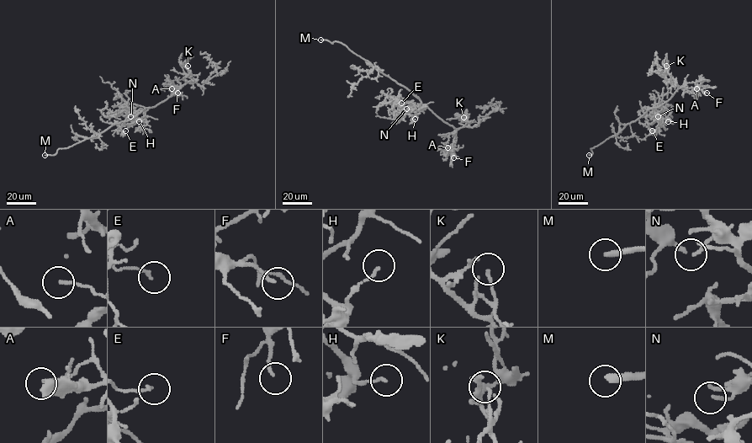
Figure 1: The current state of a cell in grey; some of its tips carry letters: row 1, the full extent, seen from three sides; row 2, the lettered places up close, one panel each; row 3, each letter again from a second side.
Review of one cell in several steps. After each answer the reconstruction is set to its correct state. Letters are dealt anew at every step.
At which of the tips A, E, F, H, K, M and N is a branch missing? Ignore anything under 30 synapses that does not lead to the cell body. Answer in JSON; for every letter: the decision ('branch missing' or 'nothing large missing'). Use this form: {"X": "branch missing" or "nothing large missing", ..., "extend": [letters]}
{"A": "nothing large missing", "E": "nothing large missing", "F": "nothing large missing", "H": "nothing large missing", "K": "nothing large missing", "M": "branch missing", "N": "branch missing", "extend": ["M", "N"]}

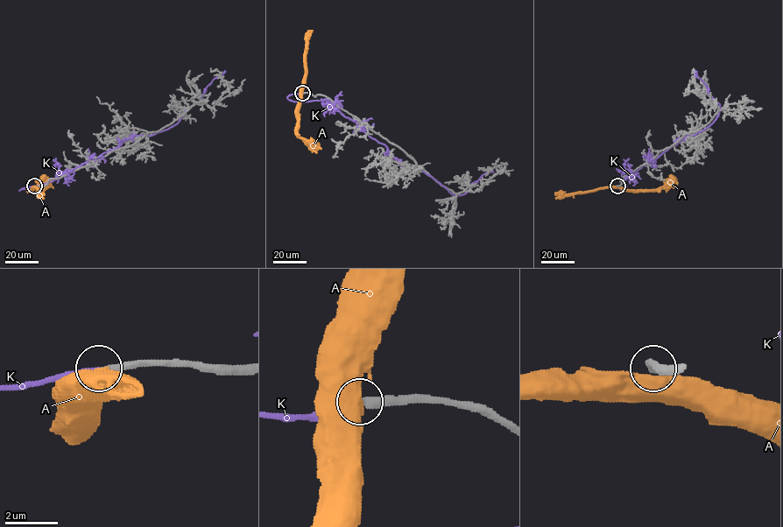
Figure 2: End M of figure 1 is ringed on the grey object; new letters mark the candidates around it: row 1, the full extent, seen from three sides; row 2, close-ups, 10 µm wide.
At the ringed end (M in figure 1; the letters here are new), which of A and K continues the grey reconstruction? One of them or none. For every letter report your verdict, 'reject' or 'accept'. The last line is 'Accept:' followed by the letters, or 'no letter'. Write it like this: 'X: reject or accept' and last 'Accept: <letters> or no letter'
A: reject
K: reject
Accept: no letter

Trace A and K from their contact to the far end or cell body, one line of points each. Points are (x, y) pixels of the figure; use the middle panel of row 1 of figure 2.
A: (302, 93), (297, 133), (321, 149)
K: (302, 93), (287, 98), (328, 100), (395, 158), (429, 175), (451, 193), (462, 194), (493, 171)

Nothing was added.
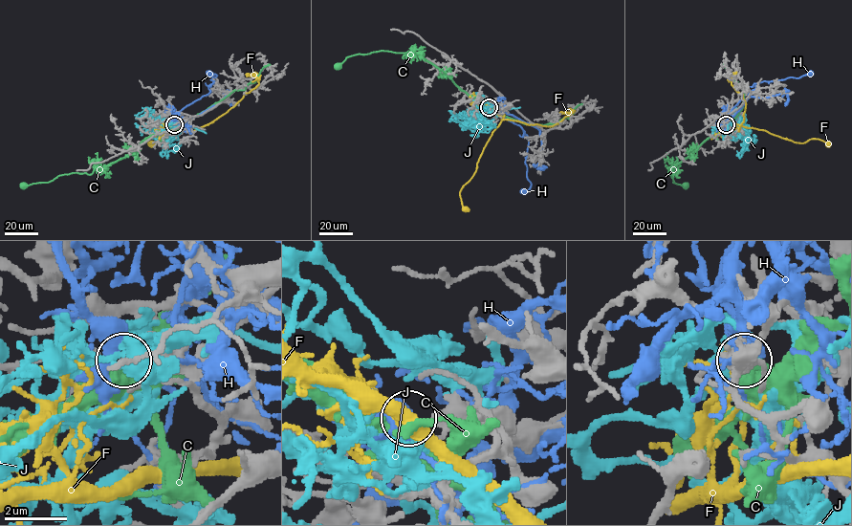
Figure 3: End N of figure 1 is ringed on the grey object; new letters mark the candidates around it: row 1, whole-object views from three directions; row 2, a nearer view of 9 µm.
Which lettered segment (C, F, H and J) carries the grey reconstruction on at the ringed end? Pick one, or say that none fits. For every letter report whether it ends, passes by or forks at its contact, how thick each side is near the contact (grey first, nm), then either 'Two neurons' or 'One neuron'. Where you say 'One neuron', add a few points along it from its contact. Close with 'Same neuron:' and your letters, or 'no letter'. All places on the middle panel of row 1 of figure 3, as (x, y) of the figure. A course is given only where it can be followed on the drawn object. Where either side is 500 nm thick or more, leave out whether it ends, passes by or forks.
C: Thickness 160 nm (grey) against 550 nm. Two neurons
F: It ends there. Thickness 130 nm (grey) against 120 nm. Two neurons
H: It forks there. Thickness 170 nm (grey) against 360 nm. Two neurons
J: It forks there. Thickness 140 nm (grey) against 300 nm. Two neurons
Same neuron: no letter

